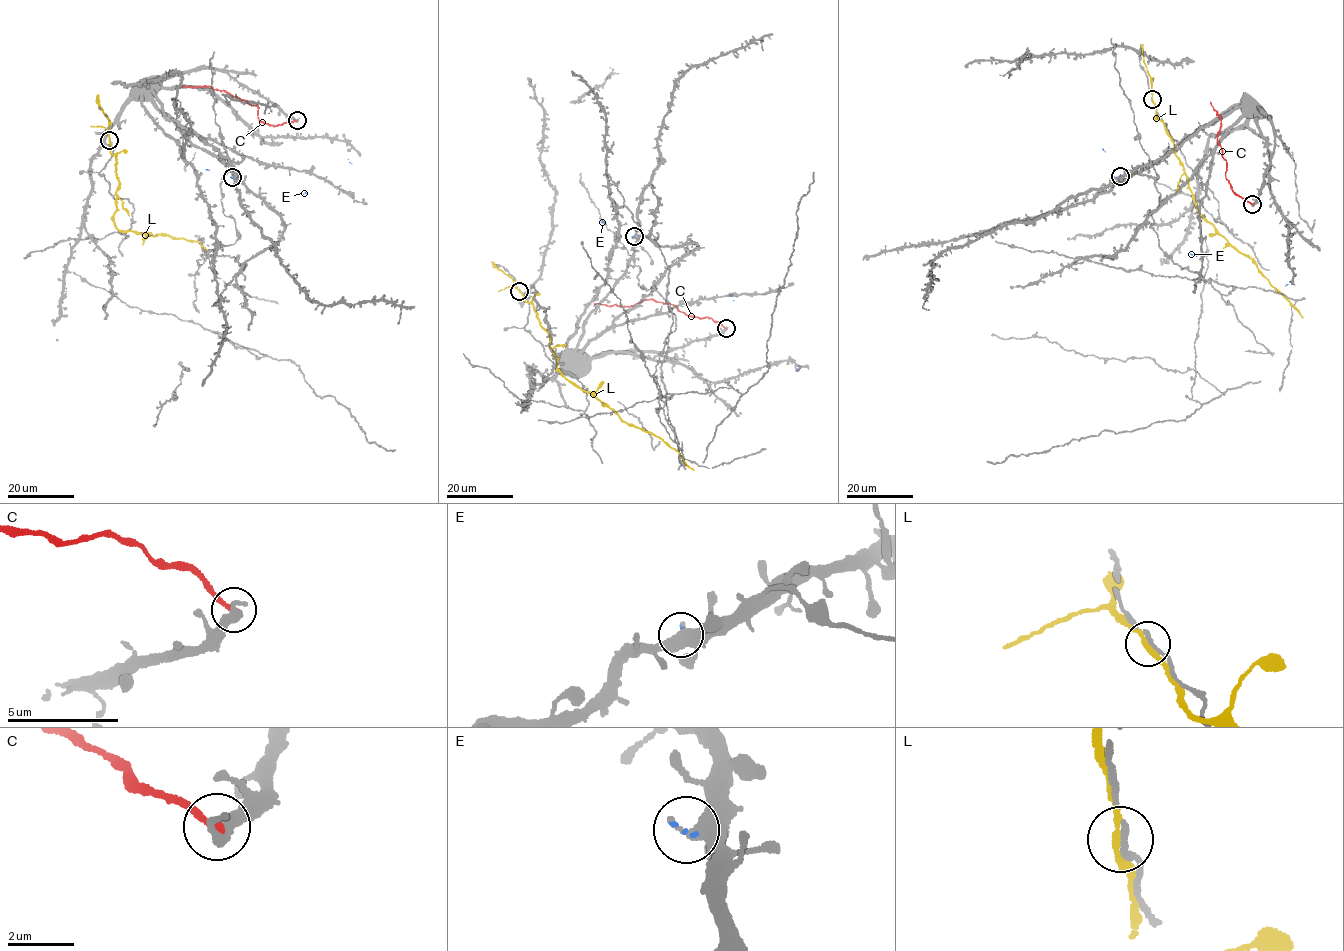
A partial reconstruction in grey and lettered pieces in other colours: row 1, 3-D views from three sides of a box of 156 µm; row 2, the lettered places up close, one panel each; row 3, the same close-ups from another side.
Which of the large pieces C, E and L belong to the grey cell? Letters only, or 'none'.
none

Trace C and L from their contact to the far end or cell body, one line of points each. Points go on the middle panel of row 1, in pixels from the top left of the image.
C: (726, 328), (711, 318), (694, 317), (672, 304), (653, 300), (623, 307), (593, 303)
L: (520, 291), (549, 335), (556, 364), (565, 377), (591, 392), (622, 420), (659, 436), (694, 470)

